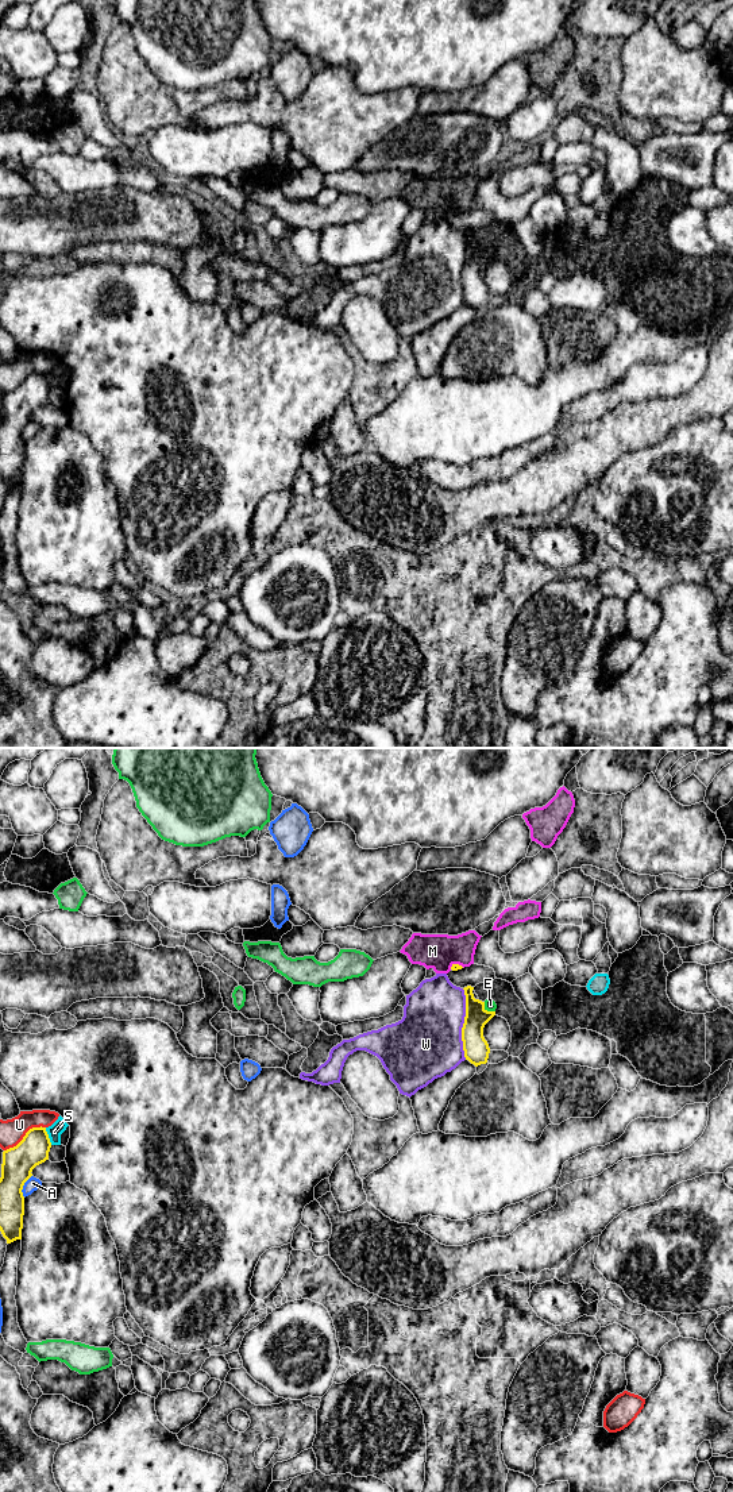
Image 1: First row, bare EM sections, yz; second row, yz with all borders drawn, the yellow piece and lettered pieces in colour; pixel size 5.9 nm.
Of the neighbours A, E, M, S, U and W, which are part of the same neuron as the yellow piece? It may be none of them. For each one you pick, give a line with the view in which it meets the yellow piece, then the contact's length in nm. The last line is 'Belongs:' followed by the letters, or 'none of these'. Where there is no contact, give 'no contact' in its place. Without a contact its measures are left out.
Belongs: none of these

